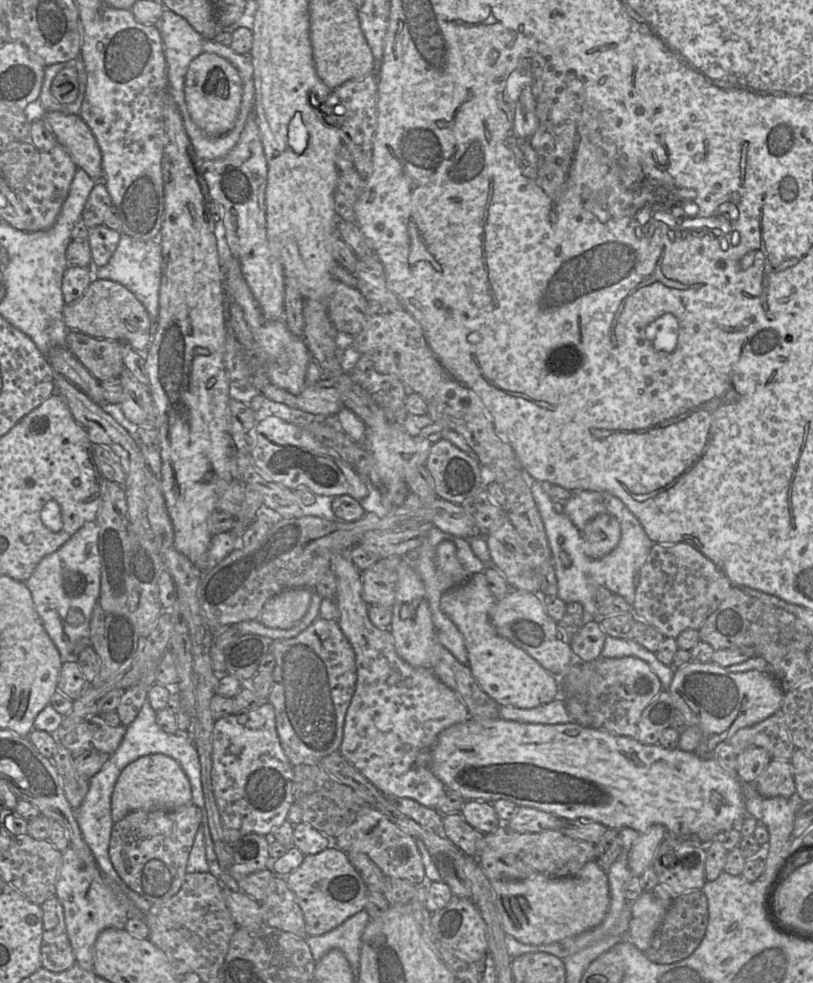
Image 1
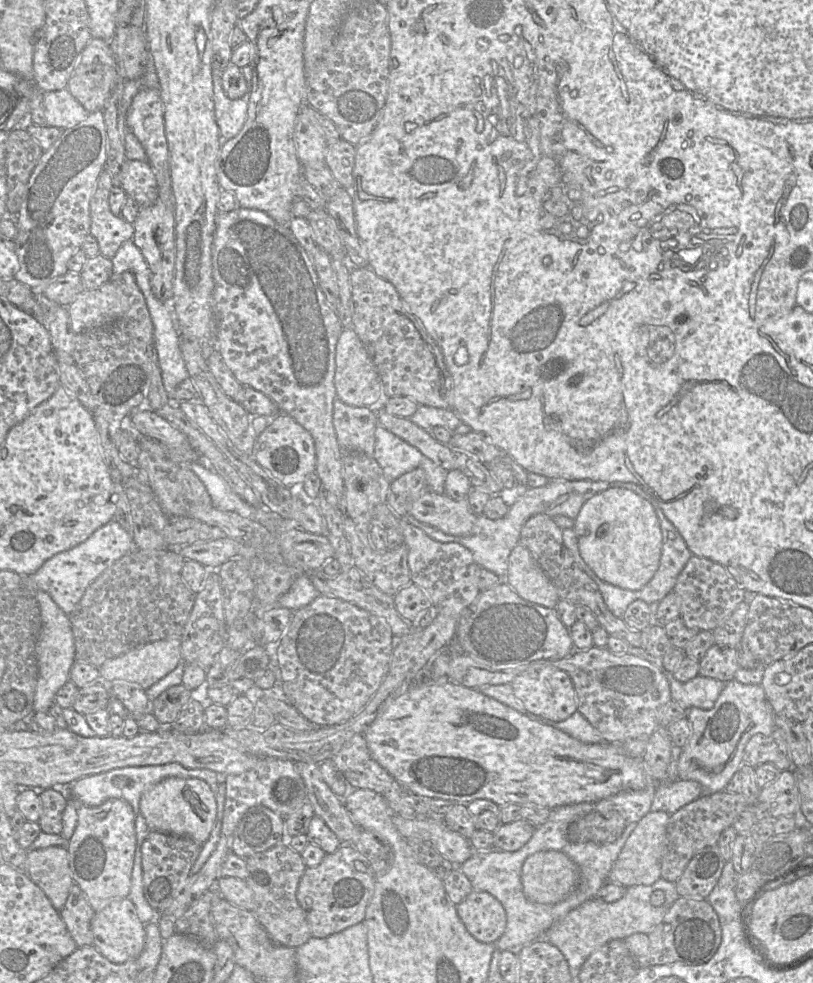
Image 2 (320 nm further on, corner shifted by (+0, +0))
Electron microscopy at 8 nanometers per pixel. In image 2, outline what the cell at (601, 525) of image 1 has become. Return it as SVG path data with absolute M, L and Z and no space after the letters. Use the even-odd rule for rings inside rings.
M624 488L604 490L583 504L574 522L580 554L601 580L639 590L652 579L662 551L662 533L653 500Z

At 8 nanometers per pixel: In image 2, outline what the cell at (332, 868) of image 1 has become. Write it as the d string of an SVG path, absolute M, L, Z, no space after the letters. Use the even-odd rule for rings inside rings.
M341 844L335 852L326 854L319 865L306 867L296 897L305 912L312 936L325 938L364 921L374 886L371 861L353 844Z

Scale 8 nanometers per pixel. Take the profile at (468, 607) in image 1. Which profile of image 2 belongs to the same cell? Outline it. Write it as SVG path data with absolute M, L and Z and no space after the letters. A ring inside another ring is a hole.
M538 660L514 678L511 686L515 696L525 709L552 721L563 721L578 711L573 682L569 674L552 665L554 660Z

